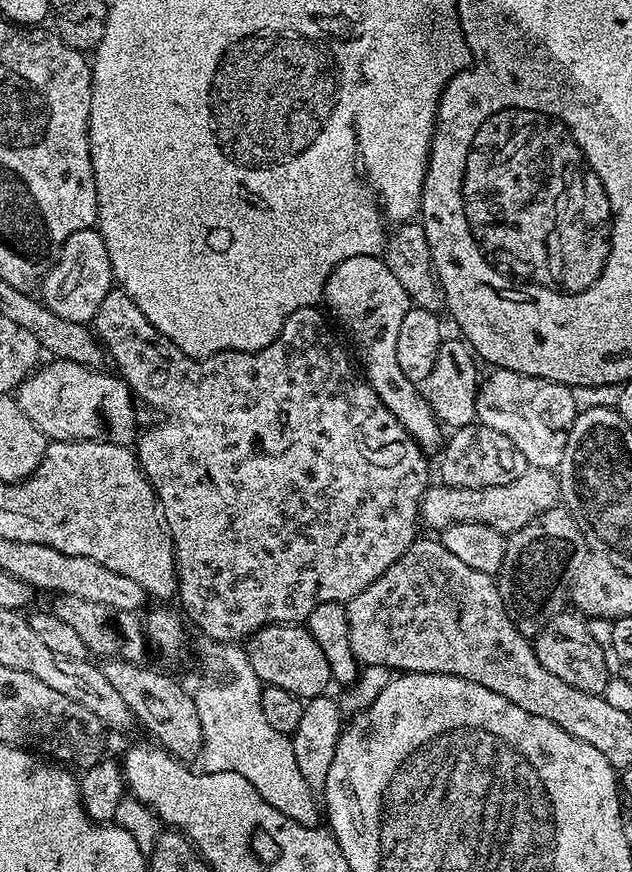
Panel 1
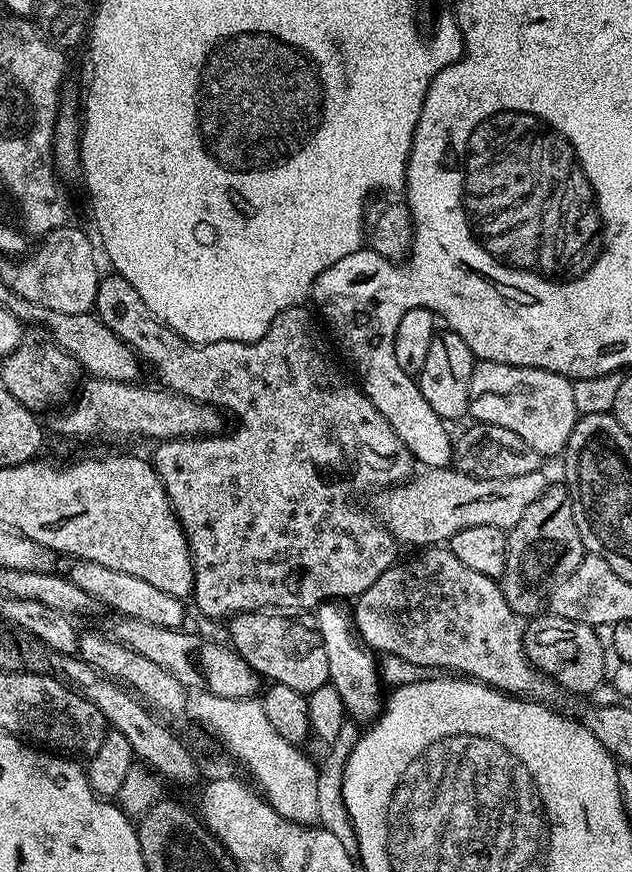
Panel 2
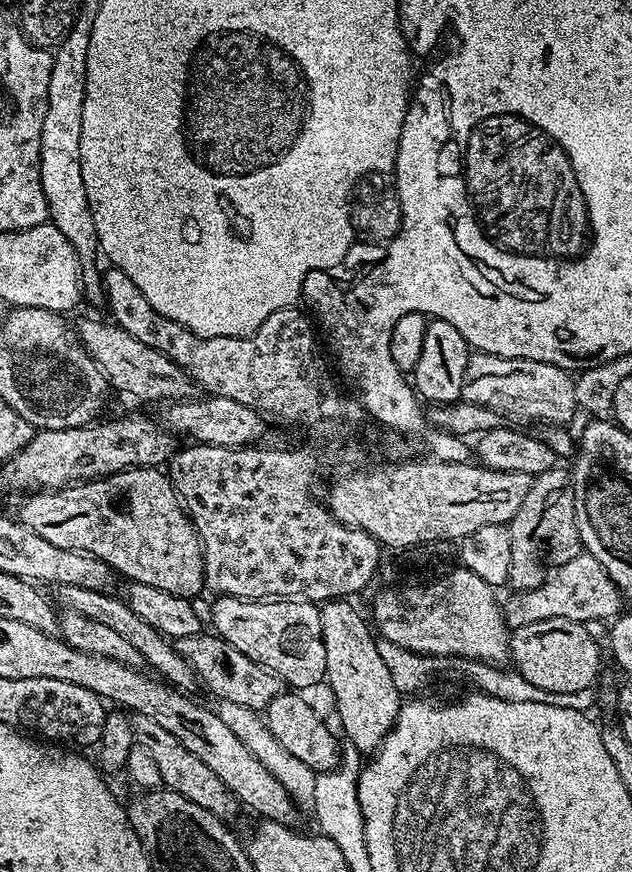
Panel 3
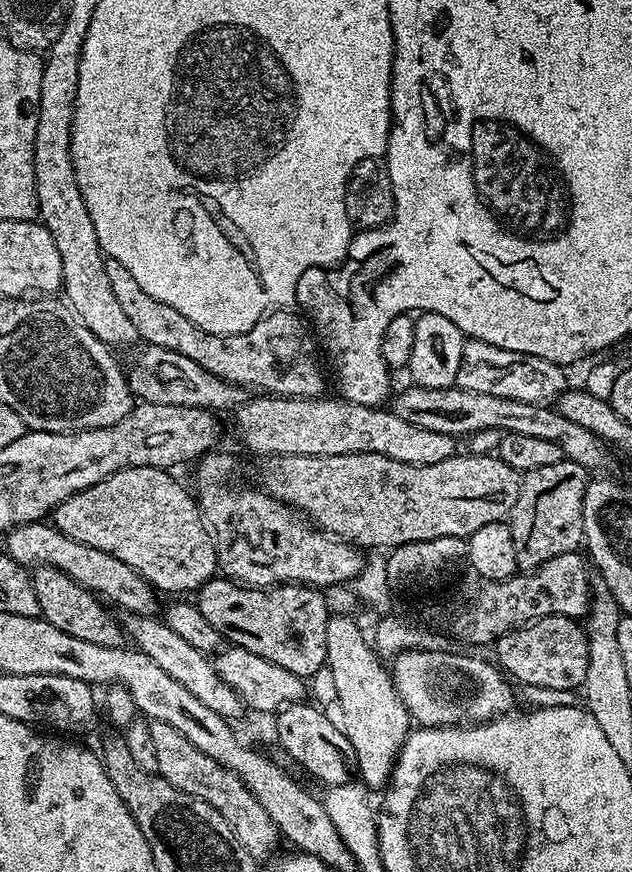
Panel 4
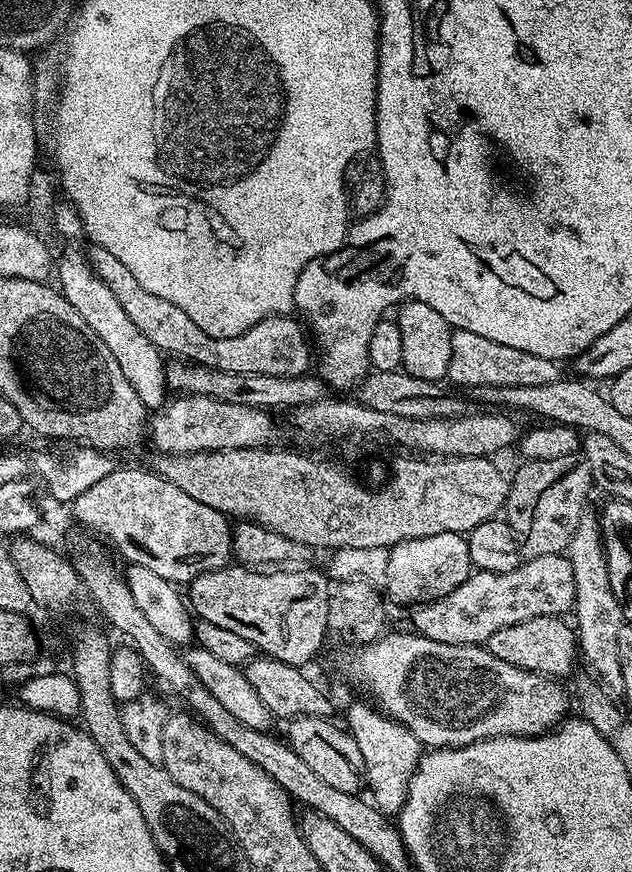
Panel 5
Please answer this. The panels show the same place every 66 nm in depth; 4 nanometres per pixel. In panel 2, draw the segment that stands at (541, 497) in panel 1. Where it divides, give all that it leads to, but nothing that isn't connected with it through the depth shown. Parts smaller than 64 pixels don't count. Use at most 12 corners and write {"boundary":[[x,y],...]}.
{"boundary":[[429,468],[379,493],[401,545],[440,546],[466,526],[510,530],[545,473],[478,478]]}

